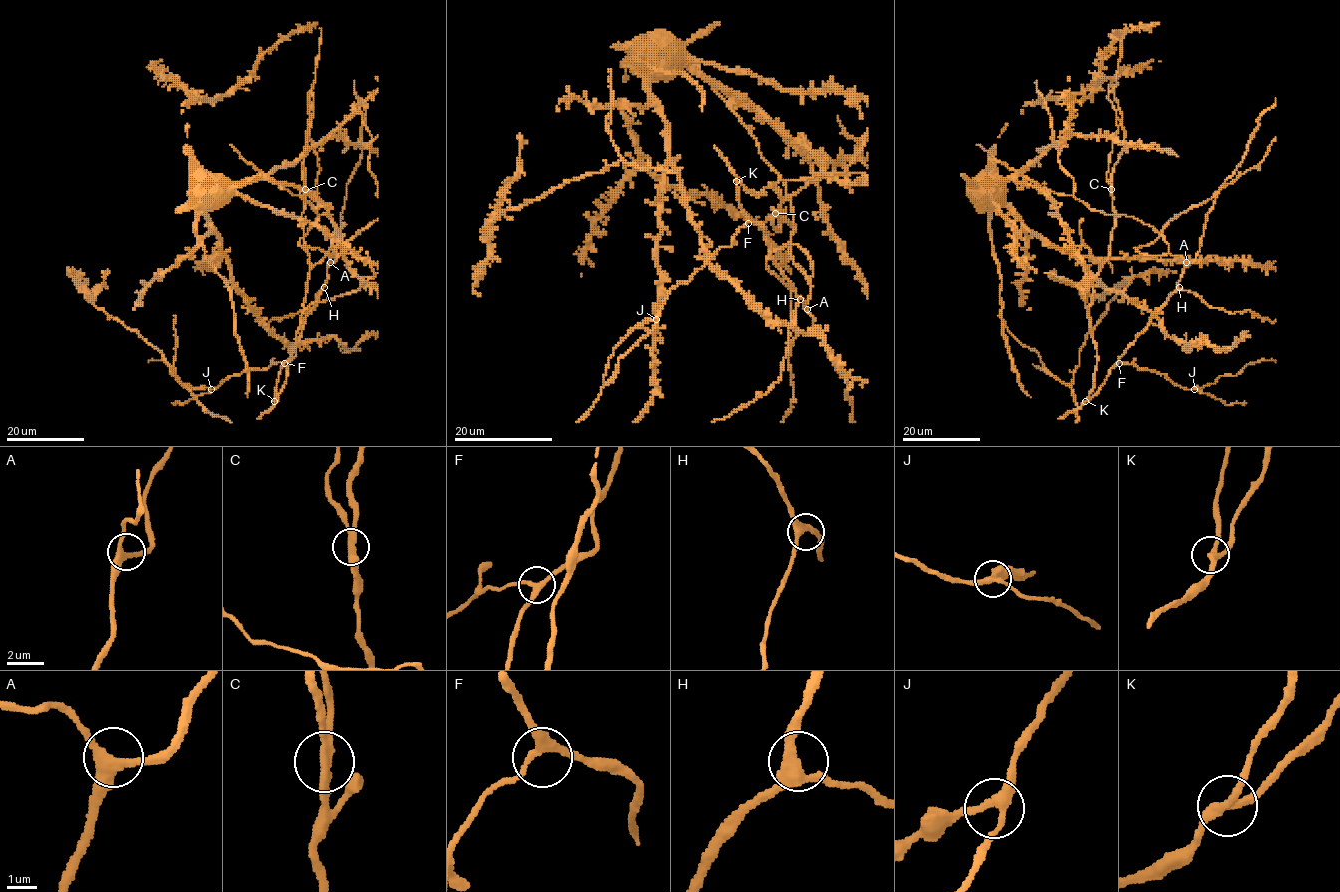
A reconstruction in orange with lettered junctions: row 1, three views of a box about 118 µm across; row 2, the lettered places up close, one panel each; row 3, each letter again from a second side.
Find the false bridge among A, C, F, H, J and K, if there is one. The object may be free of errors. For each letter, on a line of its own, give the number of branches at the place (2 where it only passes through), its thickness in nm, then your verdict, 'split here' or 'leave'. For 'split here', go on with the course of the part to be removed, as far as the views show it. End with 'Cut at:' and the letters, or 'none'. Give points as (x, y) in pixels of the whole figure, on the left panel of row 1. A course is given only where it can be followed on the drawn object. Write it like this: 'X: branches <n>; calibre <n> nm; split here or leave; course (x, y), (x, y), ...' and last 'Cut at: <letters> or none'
A: branches 3; calibre 320 nm; leave
C: branches 3; calibre 280 nm; split here; course (305, 190), (302, 164), (312, 123), (311, 85)
F: branches 3; calibre 260 nm; leave
H: branches 3; calibre 320 nm; leave
J: branches 3; calibre 240 nm; leave
K: branches 3; calibre 280 nm; leave
Cut at: C

